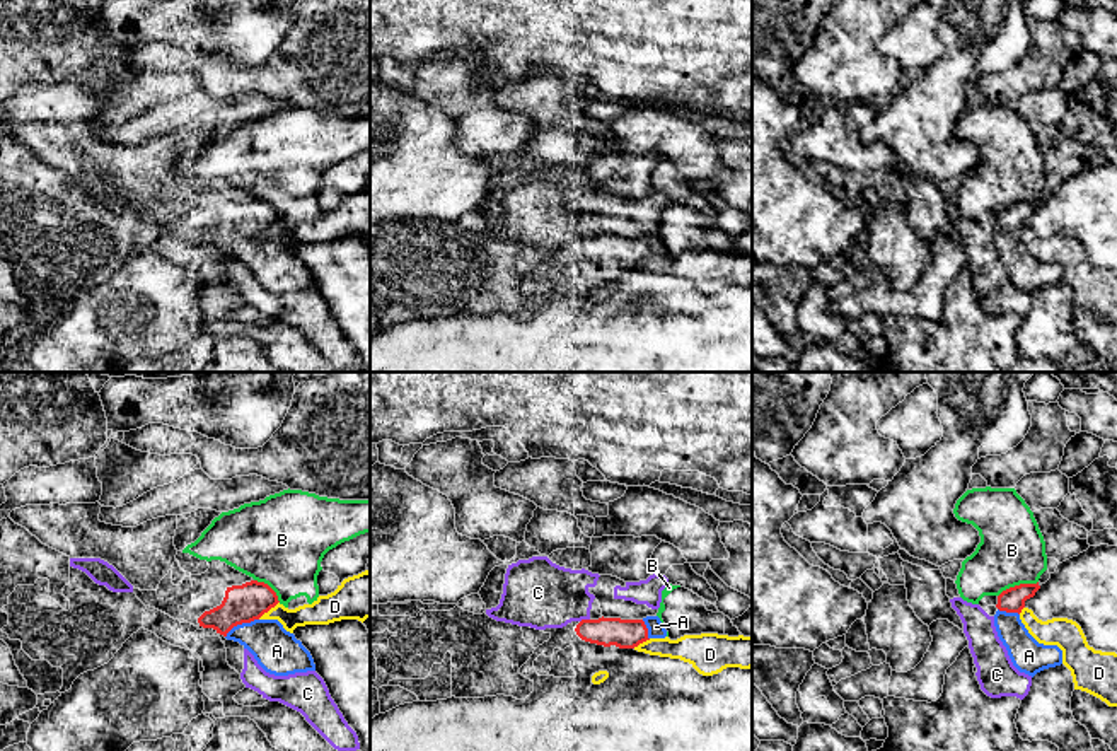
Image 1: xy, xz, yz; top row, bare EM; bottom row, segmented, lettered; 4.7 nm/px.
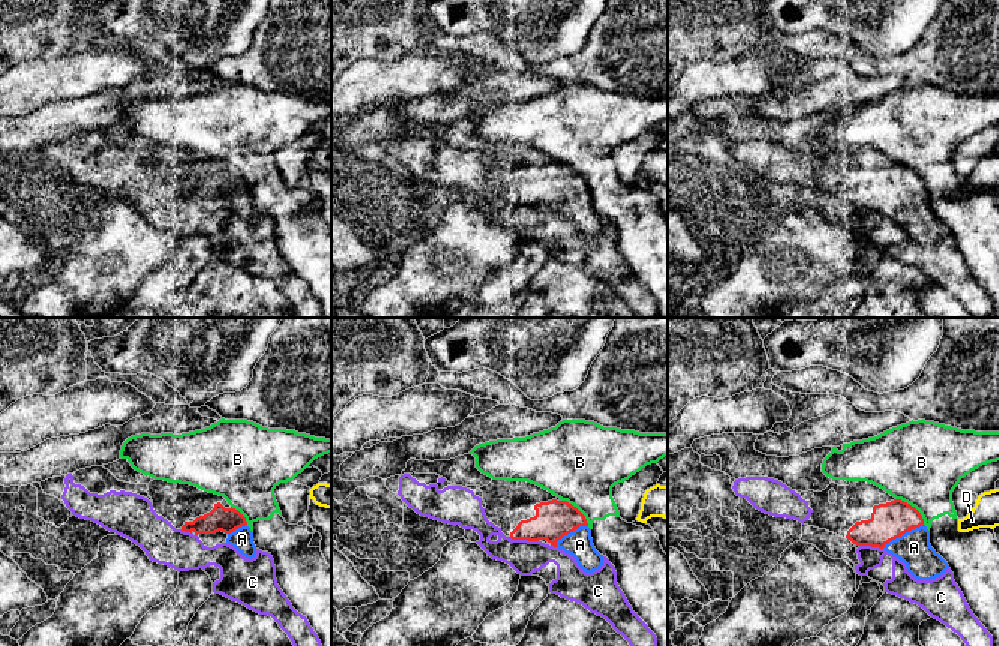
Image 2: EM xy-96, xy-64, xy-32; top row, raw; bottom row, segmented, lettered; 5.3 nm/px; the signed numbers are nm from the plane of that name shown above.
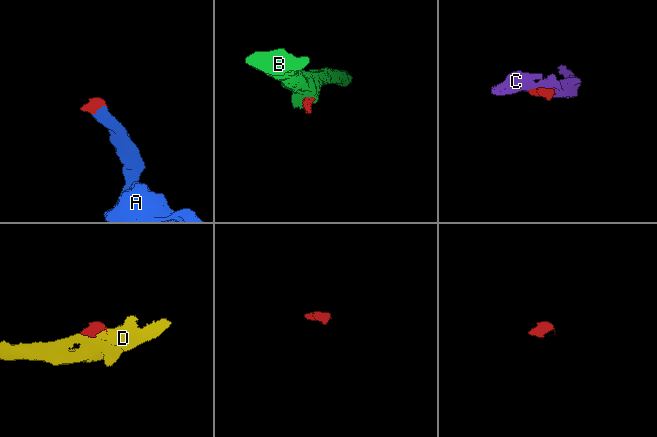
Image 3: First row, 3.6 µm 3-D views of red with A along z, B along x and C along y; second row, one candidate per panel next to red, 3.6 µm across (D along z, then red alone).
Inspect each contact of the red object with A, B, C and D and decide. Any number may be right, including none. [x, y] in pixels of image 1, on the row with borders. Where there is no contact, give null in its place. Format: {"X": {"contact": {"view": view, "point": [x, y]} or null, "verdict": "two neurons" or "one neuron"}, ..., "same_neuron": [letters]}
{"A": {"contact": {"view": "xy", "point": [241, 623]}, "verdict": "one neuron"}, "B": {"contact": {"view": "yz", "point": [1017, 586]}, "verdict": "two neurons"}, "C": {"contact": {"view": "xz", "point": [584, 620]}, "verdict": "two neurons"}, "D": {"contact": {"view": "xy", "point": [268, 610]}, "verdict": "two neurons"}, "same_neuron": ["A"]}

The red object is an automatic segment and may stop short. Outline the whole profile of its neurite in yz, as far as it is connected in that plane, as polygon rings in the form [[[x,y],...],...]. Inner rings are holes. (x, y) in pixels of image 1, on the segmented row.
[[[1020,584],[998,596],[994,626],[1008,650],[1013,666],[1028,676],[1062,664],[1062,650],[1057,645],[1039,643],[1025,628],[1020,613],[1025,601],[1040,589],[1037,584]]]

